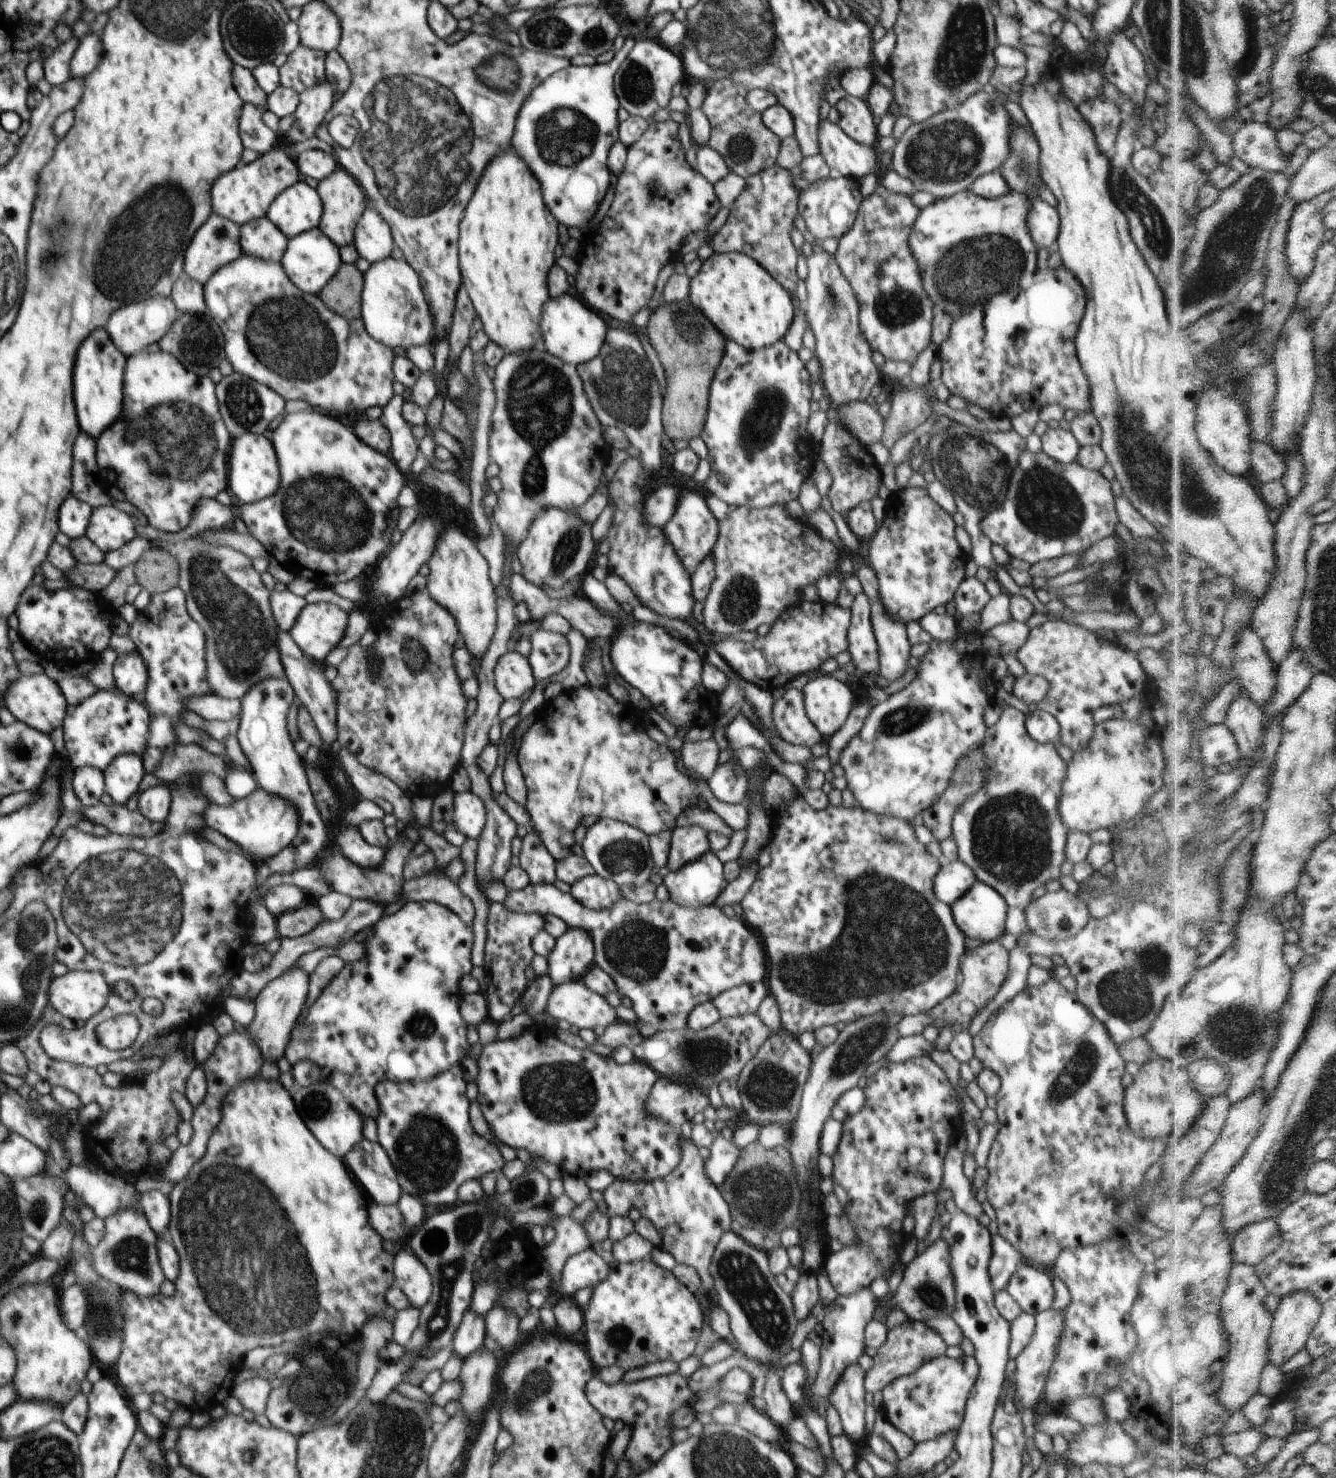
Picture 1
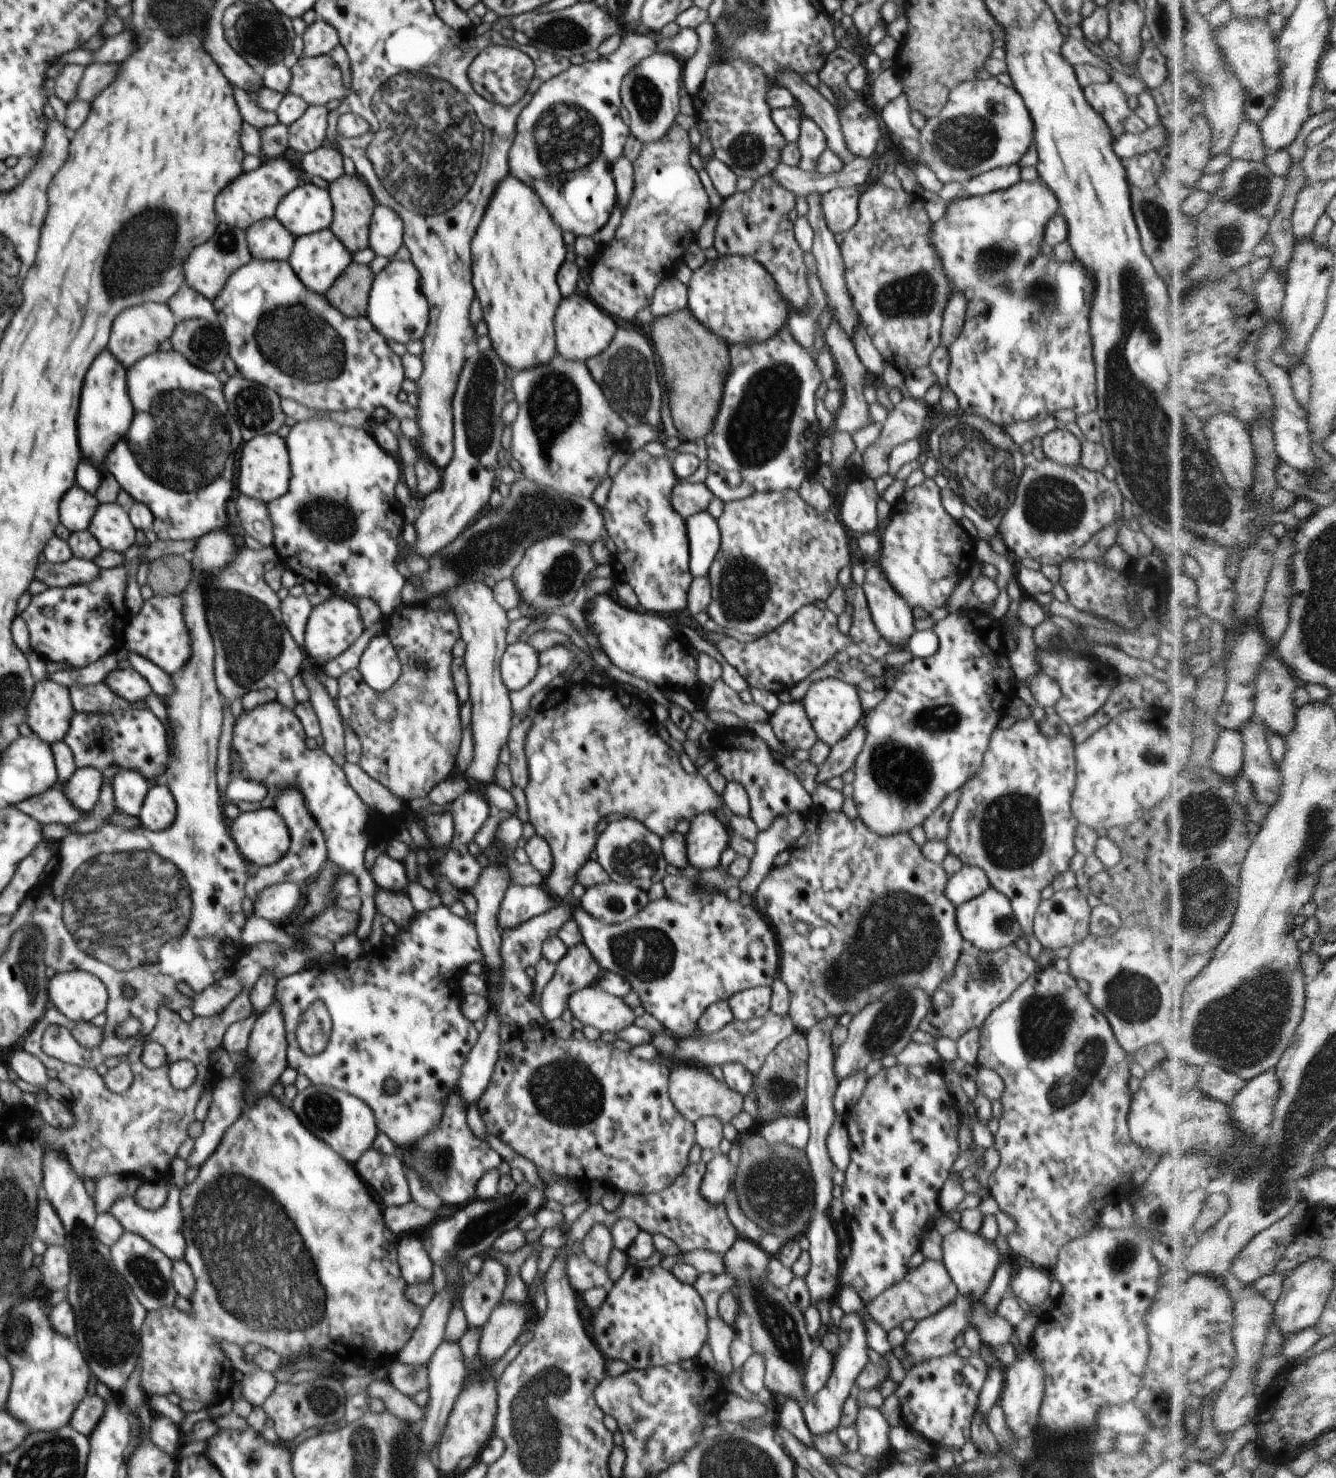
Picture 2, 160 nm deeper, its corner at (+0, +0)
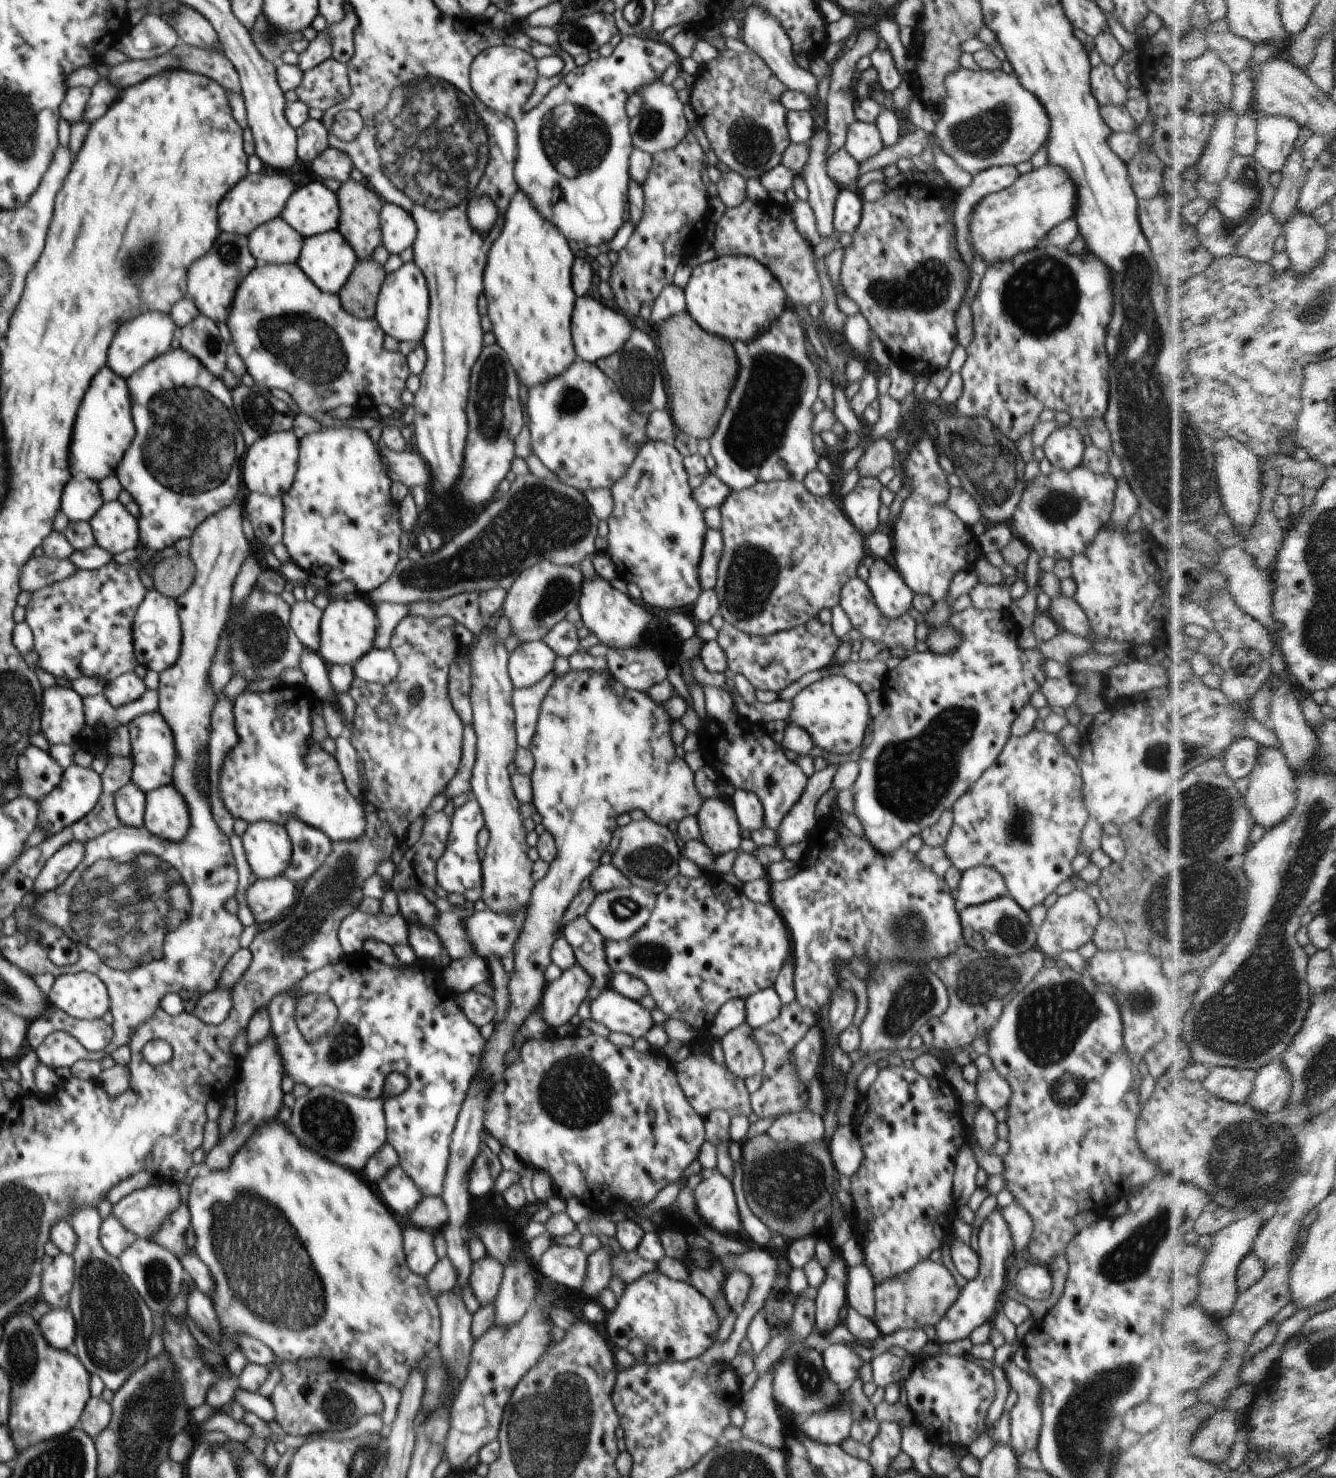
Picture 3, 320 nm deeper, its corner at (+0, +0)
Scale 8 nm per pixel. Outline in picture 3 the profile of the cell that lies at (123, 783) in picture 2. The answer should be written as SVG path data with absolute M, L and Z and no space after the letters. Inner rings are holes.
M132 781L115 794L115 814L120 822L132 828L145 826L145 792Z

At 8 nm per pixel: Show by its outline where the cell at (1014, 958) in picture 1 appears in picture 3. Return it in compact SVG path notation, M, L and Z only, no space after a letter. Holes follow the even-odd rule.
M1033 729L1026 736L1017 737L1012 735L1002 749L1001 755L994 761L994 764L982 773L982 776L970 786L966 793L957 798L952 808L952 813L953 825L943 846L943 851L948 860L961 873L978 865L995 868L1004 877L1008 894L1027 913L1033 906L1042 903L1049 894L1054 893L1057 886L1060 886L1062 882L1068 880L1074 874L1074 871L1072 871L1072 859L1078 852L1078 844L1081 843L1081 832L1090 815L1084 804L1083 780L1077 760L1065 749L1065 746L1055 733L1049 733L1045 730L1038 731L1037 729Z

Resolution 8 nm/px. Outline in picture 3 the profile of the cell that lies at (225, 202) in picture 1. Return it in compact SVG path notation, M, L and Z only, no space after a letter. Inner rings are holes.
M262 170L259 173L249 172L220 201L217 208L220 232L248 236L260 225L280 217L286 201L294 191L292 180L284 172L274 171L272 174L266 174Z

